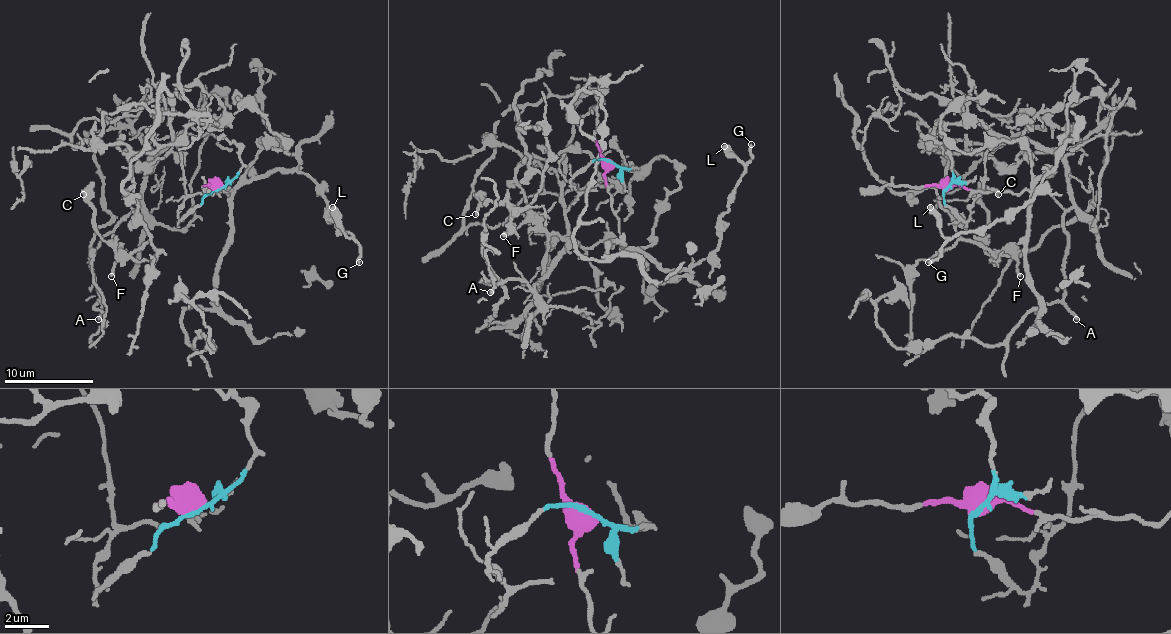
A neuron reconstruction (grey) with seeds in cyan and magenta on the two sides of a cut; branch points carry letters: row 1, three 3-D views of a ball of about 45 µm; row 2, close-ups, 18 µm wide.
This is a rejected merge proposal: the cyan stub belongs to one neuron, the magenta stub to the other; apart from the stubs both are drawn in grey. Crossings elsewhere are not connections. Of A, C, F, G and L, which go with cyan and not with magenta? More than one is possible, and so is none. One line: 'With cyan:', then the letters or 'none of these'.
With cyan: A, C, F

